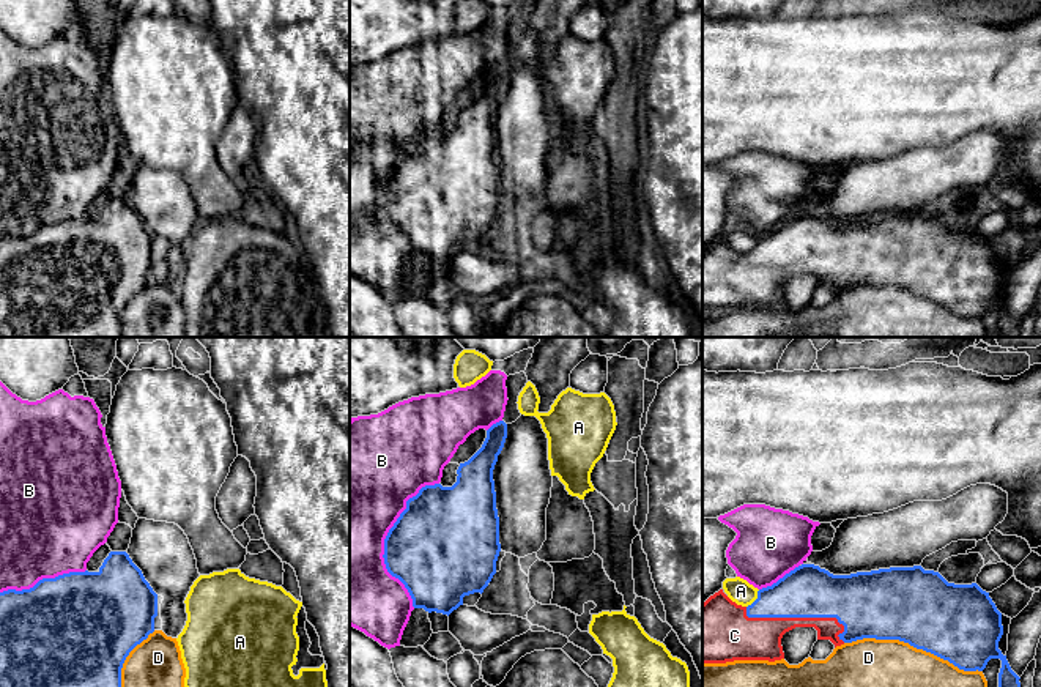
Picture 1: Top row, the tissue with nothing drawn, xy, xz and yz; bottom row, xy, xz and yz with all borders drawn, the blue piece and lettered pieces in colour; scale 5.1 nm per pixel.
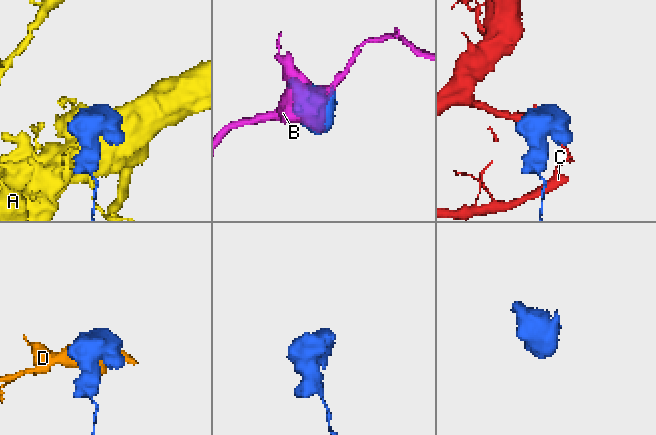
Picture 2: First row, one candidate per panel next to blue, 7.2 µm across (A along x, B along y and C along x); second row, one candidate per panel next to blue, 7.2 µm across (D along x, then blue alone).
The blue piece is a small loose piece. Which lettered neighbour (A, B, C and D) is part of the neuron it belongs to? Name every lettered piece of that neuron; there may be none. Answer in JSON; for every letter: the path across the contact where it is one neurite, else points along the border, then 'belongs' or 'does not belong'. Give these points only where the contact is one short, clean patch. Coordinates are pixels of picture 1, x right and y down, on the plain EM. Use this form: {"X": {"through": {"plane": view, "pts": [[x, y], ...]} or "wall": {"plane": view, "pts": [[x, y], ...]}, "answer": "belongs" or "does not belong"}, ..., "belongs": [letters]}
{"A": {"answer": "does not belong"}, "B": {"answer": "does not belong"}, "C": {"answer": "belongs"}, "D": {"answer": "does not belong"}, "belongs": ["C"]}

